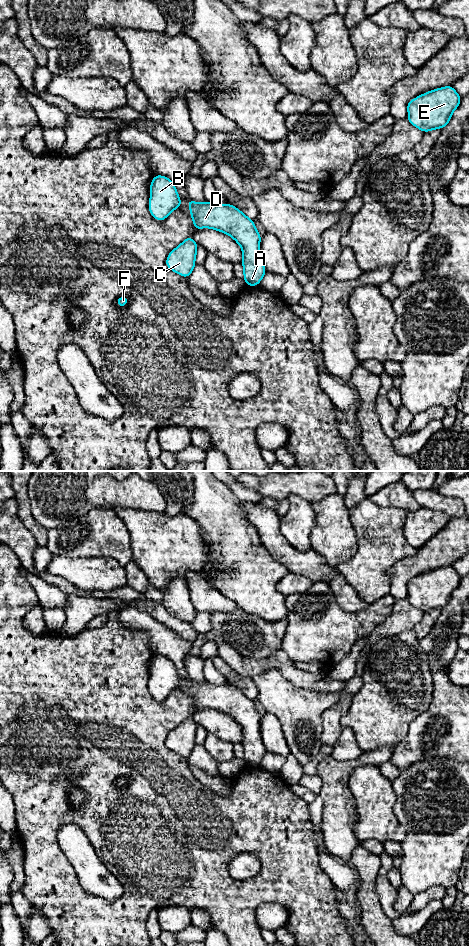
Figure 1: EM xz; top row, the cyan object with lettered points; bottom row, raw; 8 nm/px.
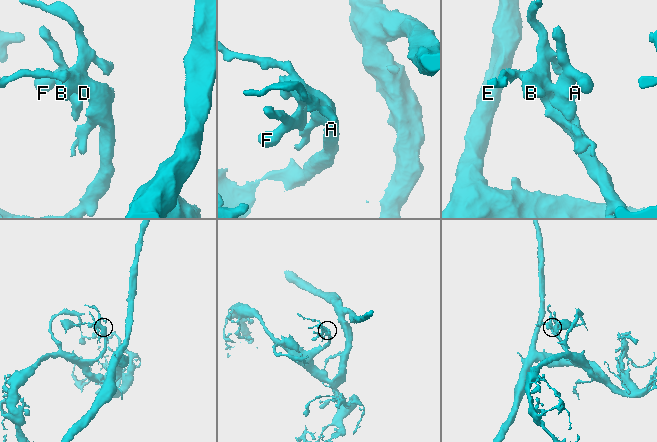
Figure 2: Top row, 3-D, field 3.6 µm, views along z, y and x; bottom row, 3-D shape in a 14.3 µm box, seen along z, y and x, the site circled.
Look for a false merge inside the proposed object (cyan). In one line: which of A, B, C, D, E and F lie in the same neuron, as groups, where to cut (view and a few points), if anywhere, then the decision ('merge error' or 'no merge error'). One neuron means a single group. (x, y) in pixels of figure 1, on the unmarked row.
A B C D E F; no cut; no merge error

